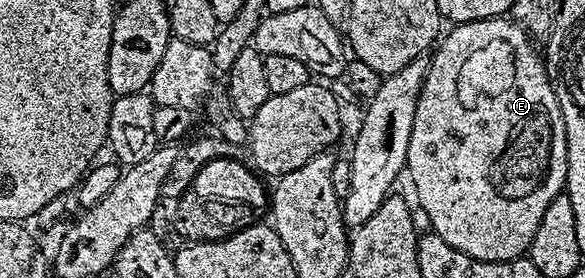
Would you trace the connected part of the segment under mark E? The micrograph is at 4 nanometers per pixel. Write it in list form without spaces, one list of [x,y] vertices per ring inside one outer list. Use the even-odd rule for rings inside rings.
[[[510,16],[464,21],[451,27],[447,38],[445,37],[446,33],[429,57],[423,96],[417,99],[417,115],[413,117],[413,135],[409,139],[405,169],[408,174],[411,172],[411,185],[415,188],[415,197],[419,200],[428,223],[431,224],[428,226],[438,237],[445,239],[449,247],[457,247],[457,251],[478,261],[514,261],[522,258],[530,250],[547,208],[557,199],[559,193],[564,192],[567,183],[567,132],[559,93],[553,81],[551,85],[546,63],[539,58],[538,51],[530,45],[533,41],[531,34]]]

